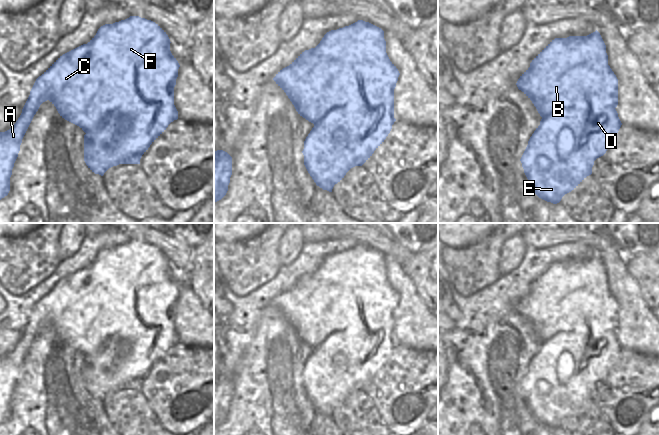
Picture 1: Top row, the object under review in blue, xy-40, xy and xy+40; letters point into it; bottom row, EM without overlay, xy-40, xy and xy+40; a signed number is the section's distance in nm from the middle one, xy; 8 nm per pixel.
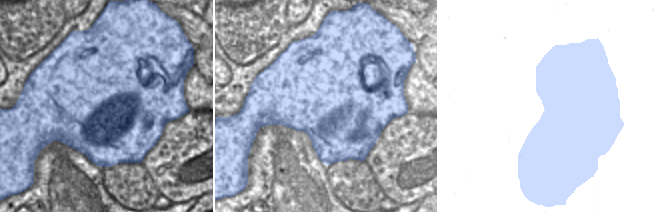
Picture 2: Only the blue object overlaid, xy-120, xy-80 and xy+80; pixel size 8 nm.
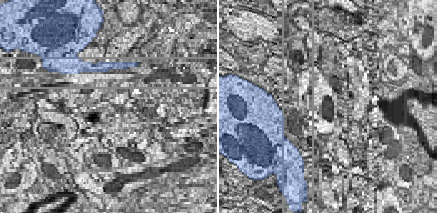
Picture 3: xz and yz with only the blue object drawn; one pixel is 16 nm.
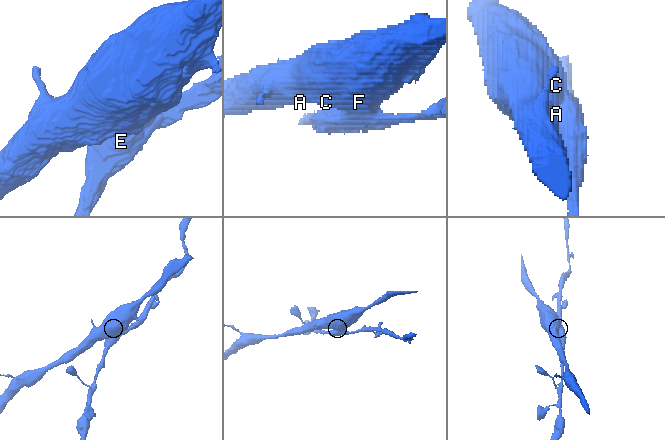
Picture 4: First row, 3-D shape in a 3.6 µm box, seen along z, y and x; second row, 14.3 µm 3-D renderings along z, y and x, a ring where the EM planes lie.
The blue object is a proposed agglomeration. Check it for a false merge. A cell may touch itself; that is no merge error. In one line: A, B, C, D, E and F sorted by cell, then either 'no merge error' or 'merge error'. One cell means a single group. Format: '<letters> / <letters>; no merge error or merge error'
A B C F / D E; merge error

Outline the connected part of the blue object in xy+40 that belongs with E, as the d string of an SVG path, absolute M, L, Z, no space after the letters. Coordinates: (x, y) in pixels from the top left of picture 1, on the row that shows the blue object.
M561 106L553 114L542 118L520 159L534 193L547 202L559 203L565 194L574 190L587 176L592 174L594 161L606 153L621 125L616 109L609 116L597 106L585 112L579 110L577 106Z

